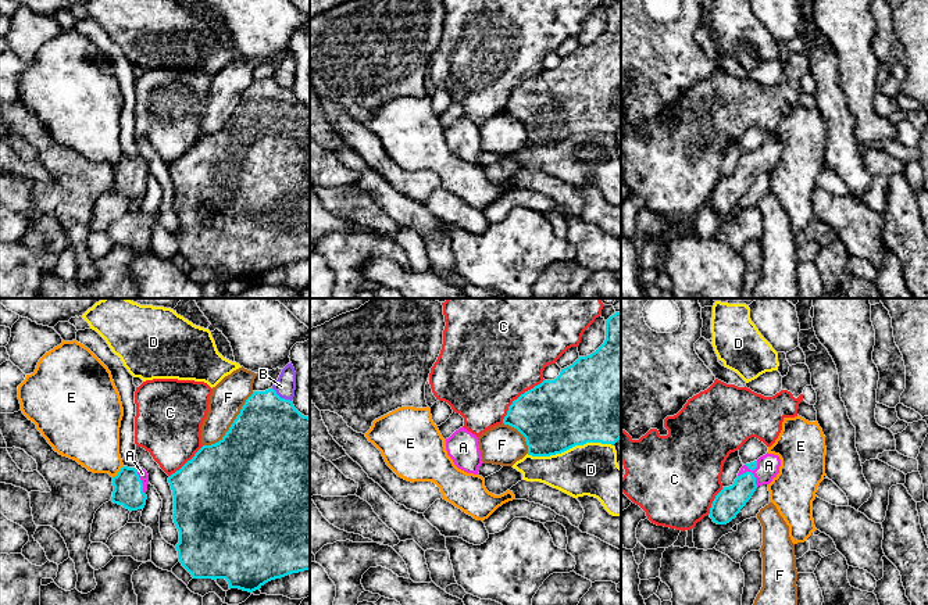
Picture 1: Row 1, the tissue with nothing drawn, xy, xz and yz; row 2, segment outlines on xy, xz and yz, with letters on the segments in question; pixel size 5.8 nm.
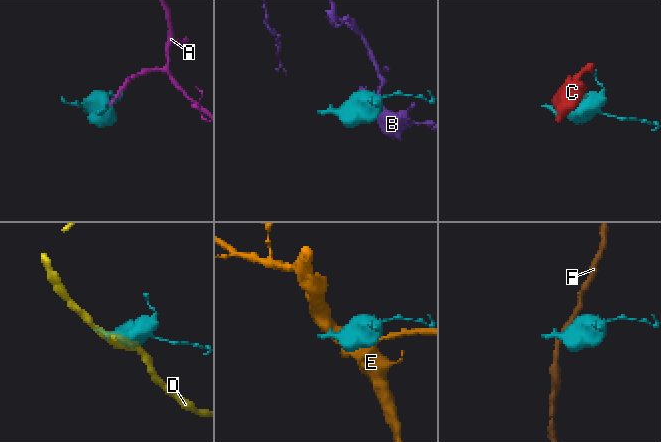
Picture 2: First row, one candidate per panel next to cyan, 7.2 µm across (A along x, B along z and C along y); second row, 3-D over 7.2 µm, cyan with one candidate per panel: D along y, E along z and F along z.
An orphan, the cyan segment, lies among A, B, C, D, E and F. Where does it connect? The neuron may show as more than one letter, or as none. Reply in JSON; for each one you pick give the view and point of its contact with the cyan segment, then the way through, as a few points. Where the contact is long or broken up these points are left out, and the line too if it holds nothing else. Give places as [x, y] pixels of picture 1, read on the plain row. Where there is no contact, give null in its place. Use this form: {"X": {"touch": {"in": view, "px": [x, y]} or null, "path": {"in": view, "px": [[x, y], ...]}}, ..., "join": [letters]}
{"A": {"touch": {"in": "yz", "px": [752, 163]}, "path": {"in": "yz", "px": [[728, 192], [743, 176], [752, 163], [761, 161], [768, 154]]}}, "join": ["A"]}

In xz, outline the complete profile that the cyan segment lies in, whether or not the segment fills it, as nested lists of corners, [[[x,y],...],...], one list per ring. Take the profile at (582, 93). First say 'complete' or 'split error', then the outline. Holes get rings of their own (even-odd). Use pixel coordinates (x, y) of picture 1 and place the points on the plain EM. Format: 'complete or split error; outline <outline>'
complete; outline [[[621,1],[606,10],[606,29],[595,42],[579,46],[554,69],[543,69],[521,83],[503,112],[525,126],[532,146],[561,143],[586,132],[614,135],[621,128]]]

